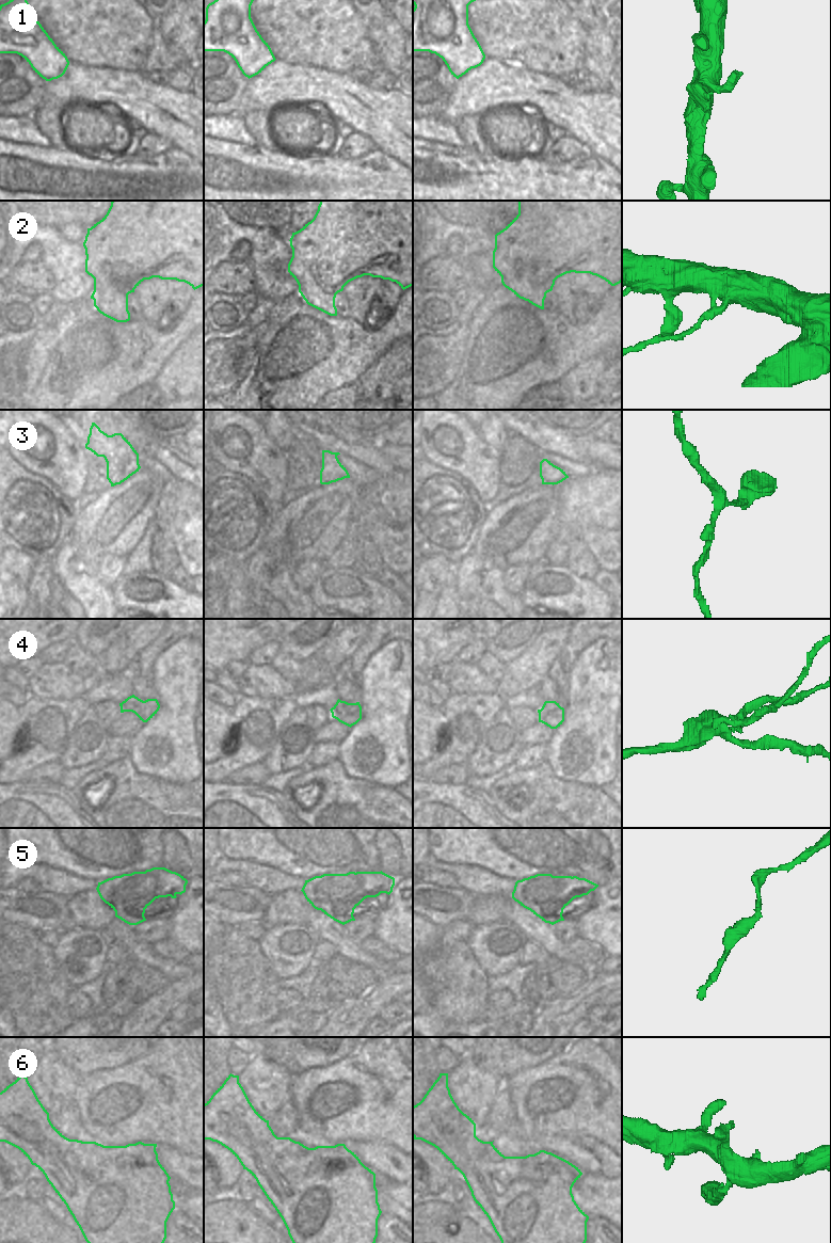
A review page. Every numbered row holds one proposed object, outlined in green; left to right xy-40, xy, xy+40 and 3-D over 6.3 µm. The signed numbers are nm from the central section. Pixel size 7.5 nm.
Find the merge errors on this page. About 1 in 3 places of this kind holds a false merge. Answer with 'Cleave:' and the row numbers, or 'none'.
Cleave: 2, 4.

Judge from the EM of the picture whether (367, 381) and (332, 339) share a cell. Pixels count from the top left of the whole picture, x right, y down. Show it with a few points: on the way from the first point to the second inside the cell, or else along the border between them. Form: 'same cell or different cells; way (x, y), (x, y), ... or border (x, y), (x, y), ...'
different cells; border (379, 357), (355, 383)

